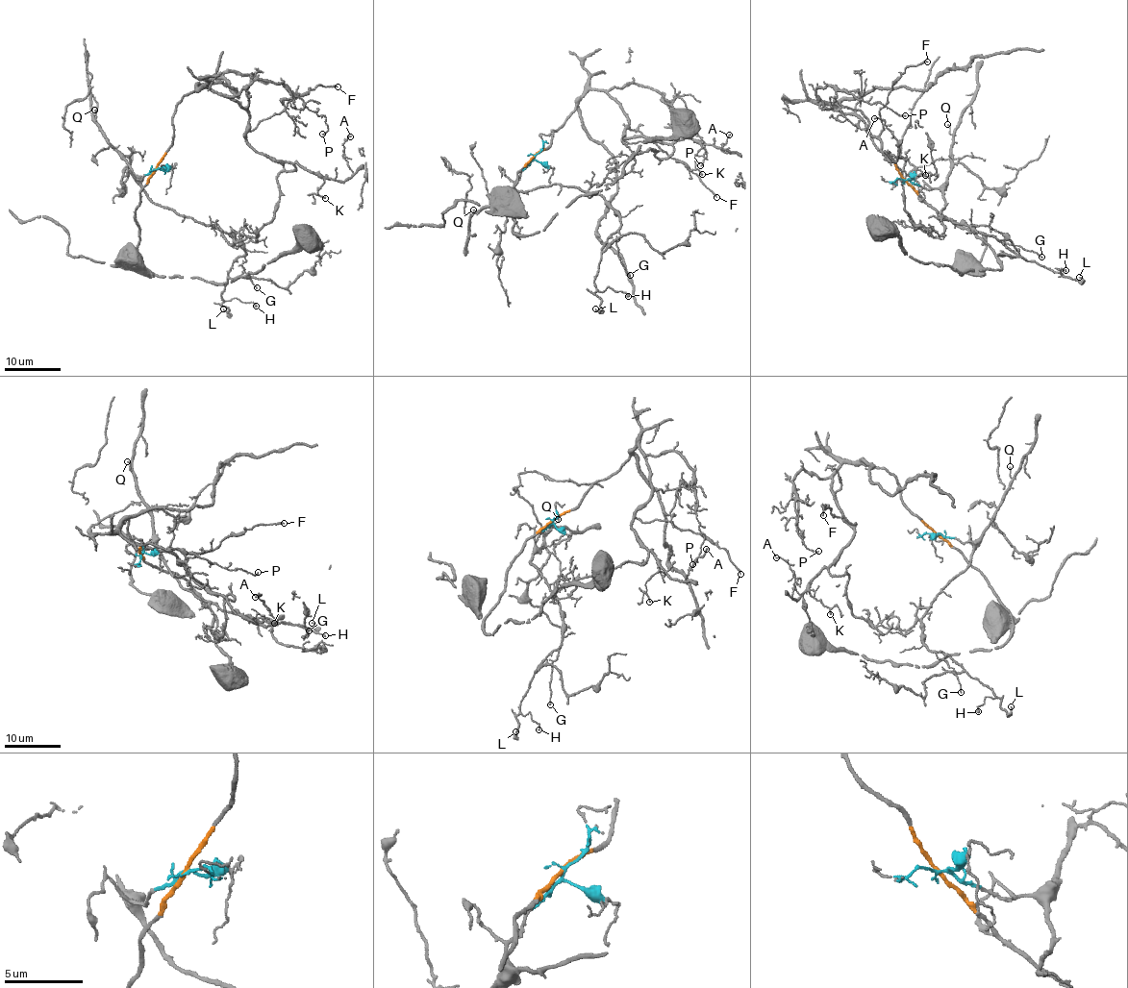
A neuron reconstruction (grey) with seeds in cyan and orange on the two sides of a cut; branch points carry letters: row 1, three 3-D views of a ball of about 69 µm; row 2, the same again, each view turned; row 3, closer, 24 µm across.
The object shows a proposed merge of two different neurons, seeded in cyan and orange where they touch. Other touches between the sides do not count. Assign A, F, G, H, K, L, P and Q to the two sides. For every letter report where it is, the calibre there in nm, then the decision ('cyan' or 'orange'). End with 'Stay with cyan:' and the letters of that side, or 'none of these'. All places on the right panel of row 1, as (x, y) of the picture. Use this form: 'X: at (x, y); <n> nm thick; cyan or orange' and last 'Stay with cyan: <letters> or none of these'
A: at (874, 118); 130 nm thick; orange
F: at (927, 61); 180 nm thick; orange
G: at (1041, 257); 110 nm thick; cyan
H: at (1065, 270); 170 nm thick; cyan
K: at (925, 175); 130 nm thick; orange
L: at (1079, 277); 120 nm thick; cyan
P: at (905, 115); 120 nm thick; orange
Q: at (947, 124); 110 nm thick; cyan
Stay with cyan: G, H, L, Q

